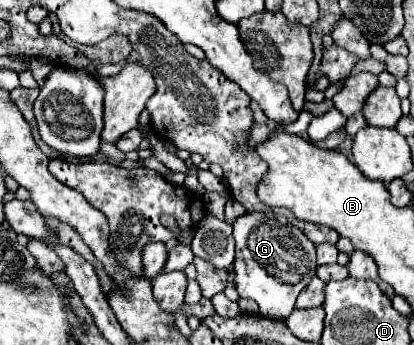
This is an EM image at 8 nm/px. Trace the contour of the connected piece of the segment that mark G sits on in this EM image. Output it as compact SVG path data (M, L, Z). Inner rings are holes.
M247 212L239 216L233 222L233 238L235 238L235 286L241 298L255 300L259 304L261 316L273 318L273 320L285 320L291 310L295 308L295 300L299 292L311 282L313 276L317 276L317 260L315 260L315 244L303 236L299 228L295 228L287 218L275 214L275 212Z

